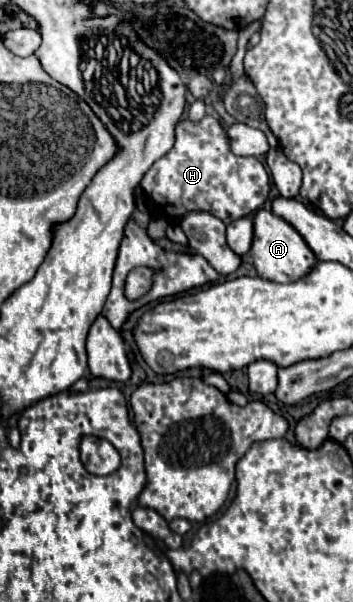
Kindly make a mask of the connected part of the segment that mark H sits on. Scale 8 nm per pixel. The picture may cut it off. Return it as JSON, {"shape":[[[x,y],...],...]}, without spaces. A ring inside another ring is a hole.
{"shape":[[[205,116],[199,124],[193,124],[191,120],[181,120],[177,124],[175,134],[177,138],[173,148],[163,158],[159,158],[141,180],[141,188],[145,196],[155,206],[153,214],[161,214],[169,222],[177,222],[191,210],[207,210],[219,220],[223,220],[225,224],[231,224],[233,220],[251,216],[255,210],[259,210],[265,204],[265,200],[269,198],[269,176],[265,166],[253,156],[249,158],[235,156],[227,146],[225,128],[219,124],[219,120],[215,120],[213,116]]]}

